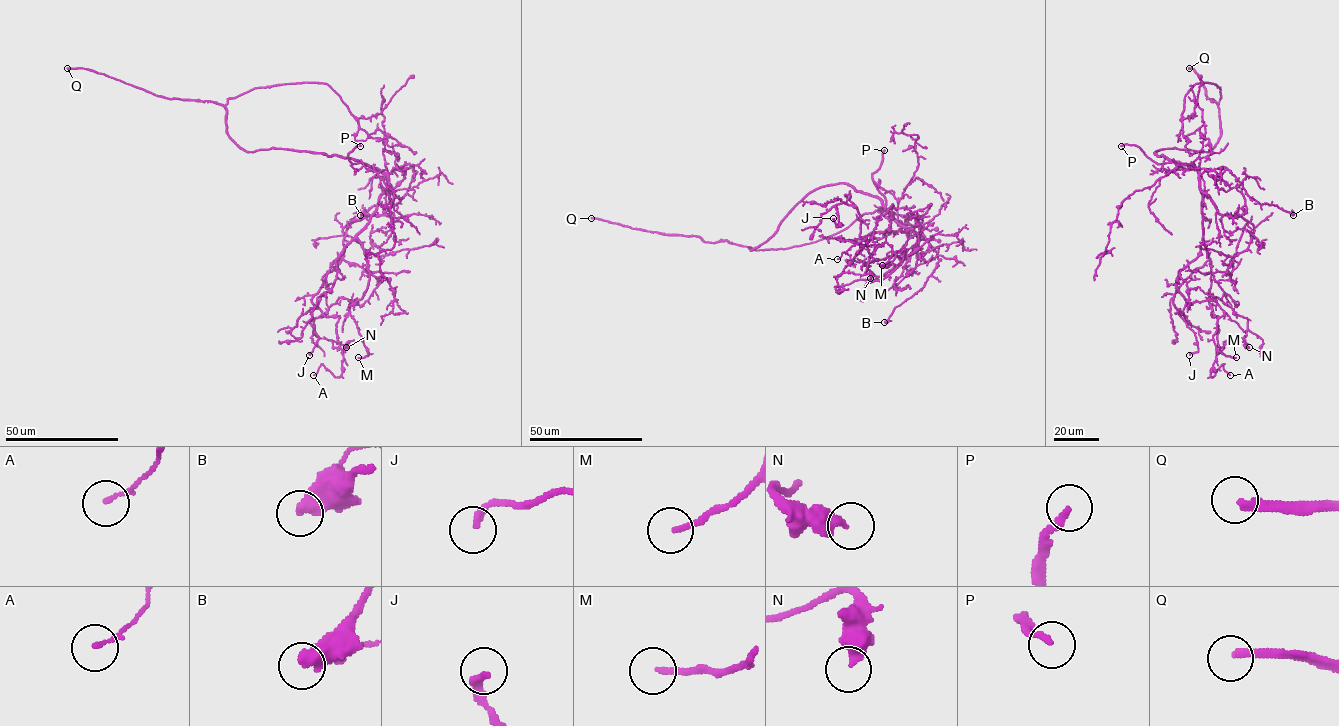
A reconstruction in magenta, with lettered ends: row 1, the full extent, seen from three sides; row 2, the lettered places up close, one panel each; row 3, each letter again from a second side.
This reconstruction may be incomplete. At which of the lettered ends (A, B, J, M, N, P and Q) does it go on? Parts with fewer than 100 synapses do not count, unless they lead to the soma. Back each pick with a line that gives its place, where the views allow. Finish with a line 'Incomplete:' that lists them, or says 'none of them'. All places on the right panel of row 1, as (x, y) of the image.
Q: (1189, 68)
Incomplete: Q

